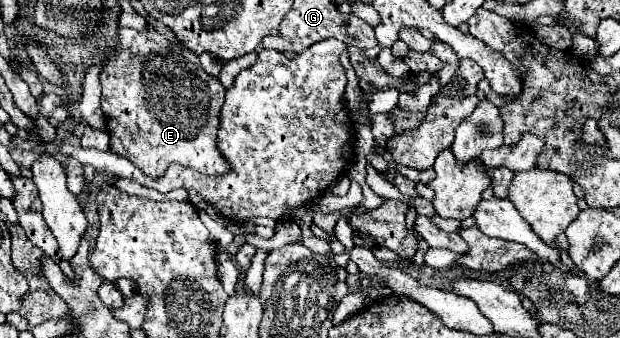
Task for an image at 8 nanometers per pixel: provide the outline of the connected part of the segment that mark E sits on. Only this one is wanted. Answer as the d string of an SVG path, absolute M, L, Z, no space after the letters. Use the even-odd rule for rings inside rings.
M148 26L148 30L144 32L120 28L120 48L116 56L112 56L112 60L102 68L100 86L102 86L100 106L106 116L106 124L112 138L110 150L128 158L140 170L146 170L148 176L158 178L172 162L178 162L182 166L188 166L210 176L230 172L228 162L224 160L216 146L220 108L224 104L226 90L218 82L218 78L212 78L204 72L204 68L198 62L198 56L192 54L190 50L184 50L180 42L170 44L152 26Z

